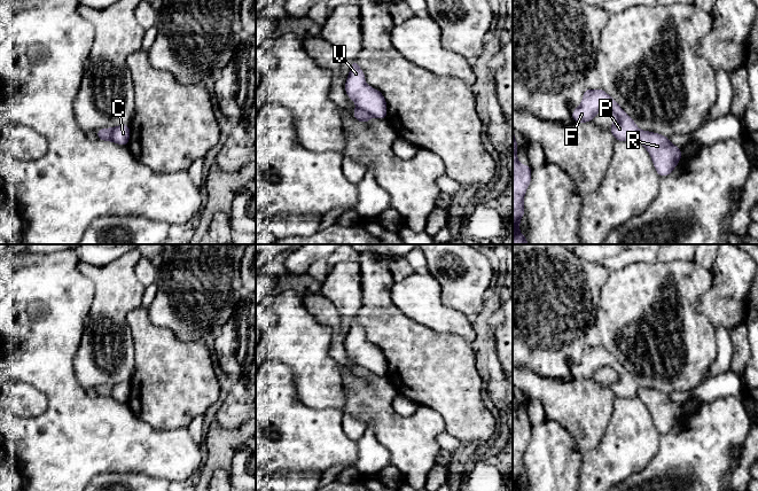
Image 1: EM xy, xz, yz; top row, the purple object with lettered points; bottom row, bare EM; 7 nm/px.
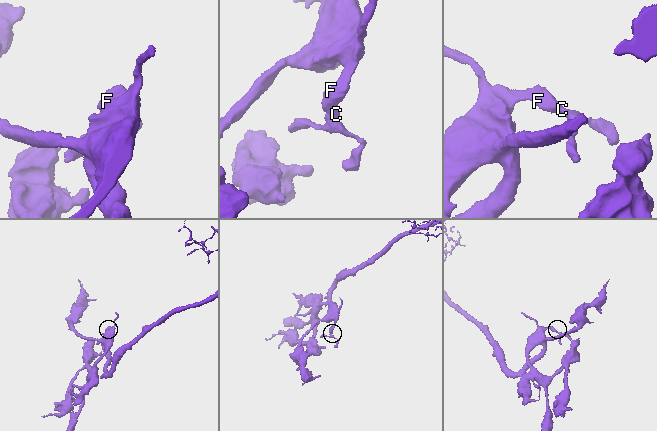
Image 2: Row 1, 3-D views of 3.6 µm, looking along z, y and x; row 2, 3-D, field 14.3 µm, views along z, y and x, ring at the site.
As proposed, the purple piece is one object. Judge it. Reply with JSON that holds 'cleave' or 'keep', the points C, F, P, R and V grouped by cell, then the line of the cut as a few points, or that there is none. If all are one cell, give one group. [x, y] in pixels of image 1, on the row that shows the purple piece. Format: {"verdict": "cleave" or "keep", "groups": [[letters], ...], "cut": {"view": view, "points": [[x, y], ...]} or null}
{"verdict": "cleave", "groups": [["C", "F", "P", "V"], ["R"]], "cut": {"view": "xz", "points": [[357, 107], [370, 115]]}}

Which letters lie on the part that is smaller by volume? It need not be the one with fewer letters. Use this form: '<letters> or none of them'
R

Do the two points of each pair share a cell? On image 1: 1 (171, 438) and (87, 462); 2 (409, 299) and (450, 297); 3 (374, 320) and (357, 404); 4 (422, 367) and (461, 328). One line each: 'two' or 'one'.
1: one
2: two
3: two
4: two

